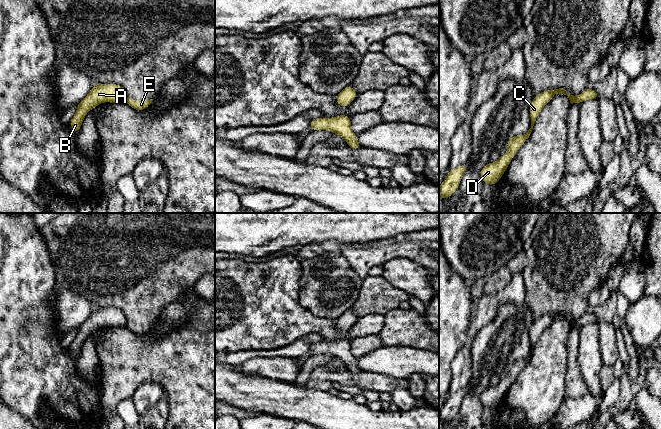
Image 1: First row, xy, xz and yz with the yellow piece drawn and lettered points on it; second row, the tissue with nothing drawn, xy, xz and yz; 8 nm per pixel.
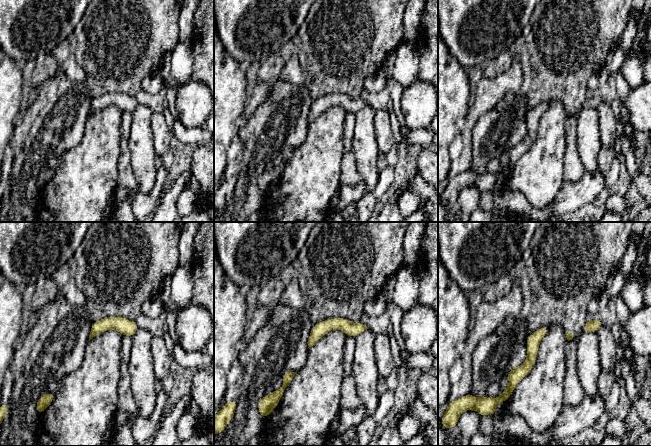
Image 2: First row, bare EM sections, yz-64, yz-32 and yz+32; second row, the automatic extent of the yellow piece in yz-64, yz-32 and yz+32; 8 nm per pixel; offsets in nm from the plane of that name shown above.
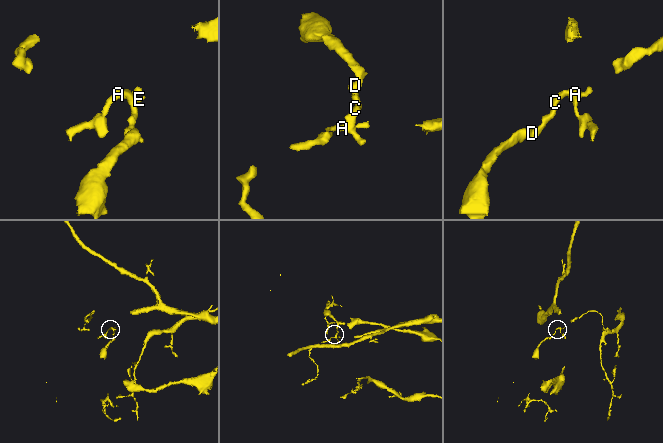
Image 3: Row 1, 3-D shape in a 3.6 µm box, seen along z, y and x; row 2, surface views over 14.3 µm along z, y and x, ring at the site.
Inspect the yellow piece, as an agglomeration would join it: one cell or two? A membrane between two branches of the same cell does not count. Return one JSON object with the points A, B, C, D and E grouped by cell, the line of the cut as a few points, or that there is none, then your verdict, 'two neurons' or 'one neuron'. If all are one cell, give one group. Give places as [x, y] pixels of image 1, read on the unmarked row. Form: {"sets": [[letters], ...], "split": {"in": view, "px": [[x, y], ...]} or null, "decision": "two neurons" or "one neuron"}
{"sets": [["A", "B", "C", "D"], ["E"]], "split": {"in": "xy", "px": [[126, 319], [125, 325]]}, "decision": "two neurons"}

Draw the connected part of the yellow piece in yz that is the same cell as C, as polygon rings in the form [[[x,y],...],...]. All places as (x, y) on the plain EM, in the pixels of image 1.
[[[559,312],[559,313],[554,313],[554,314],[545,314],[543,315],[542,317],[534,320],[533,324],[532,324],[532,327],[530,329],[530,332],[529,332],[529,338],[530,338],[530,343],[531,343],[531,352],[529,353],[529,355],[524,358],[524,359],[516,359],[516,360],[513,360],[513,361],[510,361],[507,365],[507,370],[508,370],[508,375],[506,378],[500,380],[499,384],[495,387],[491,387],[489,386],[488,388],[486,388],[482,394],[480,395],[480,399],[481,399],[481,402],[483,404],[483,406],[485,408],[488,408],[488,409],[496,409],[497,406],[499,405],[499,403],[502,401],[502,399],[505,397],[508,389],[510,388],[512,382],[515,380],[515,378],[517,377],[517,375],[520,373],[520,371],[524,368],[524,366],[529,362],[531,356],[532,356],[532,353],[533,353],[533,350],[534,350],[534,347],[536,345],[536,342],[538,341],[539,337],[541,336],[541,334],[543,333],[543,331],[557,318],[557,317],[561,317],[561,318],[564,318],[564,319],[567,319],[567,320],[574,320],[574,319],[569,319],[567,317],[567,315],[563,312]]]

